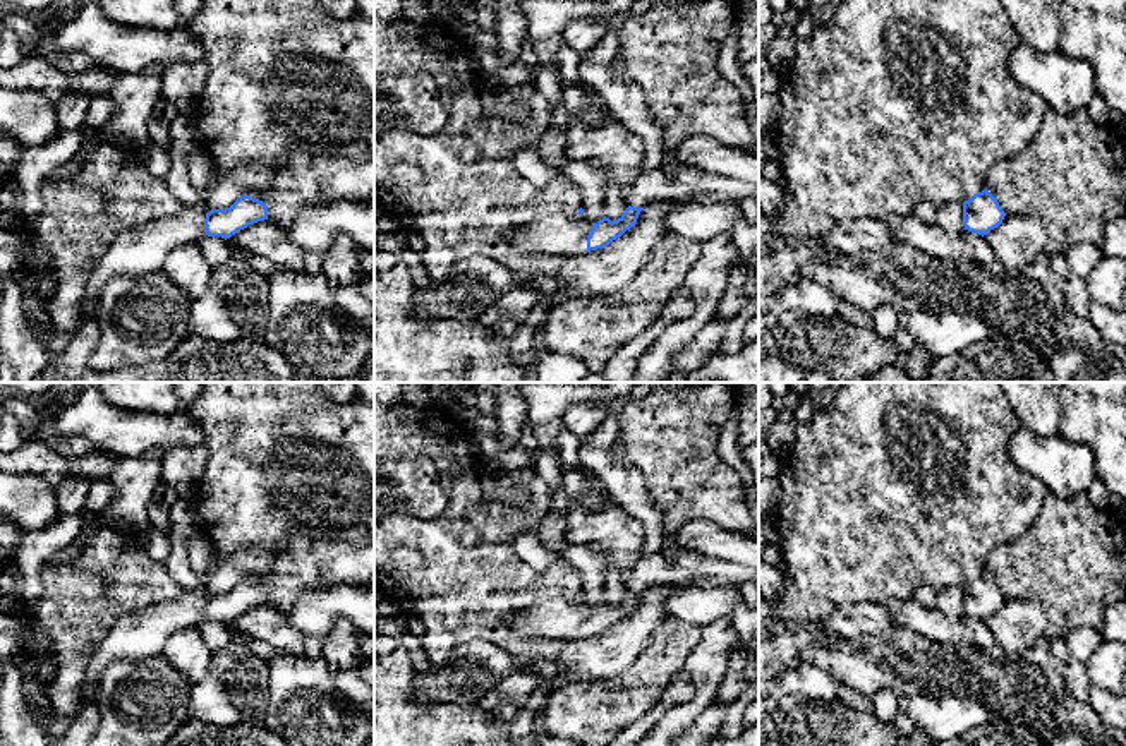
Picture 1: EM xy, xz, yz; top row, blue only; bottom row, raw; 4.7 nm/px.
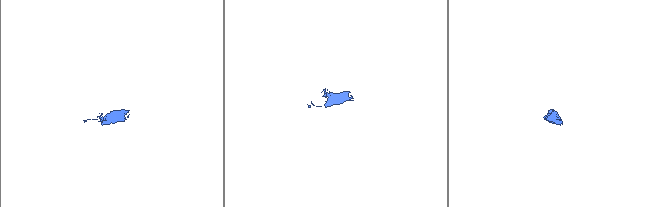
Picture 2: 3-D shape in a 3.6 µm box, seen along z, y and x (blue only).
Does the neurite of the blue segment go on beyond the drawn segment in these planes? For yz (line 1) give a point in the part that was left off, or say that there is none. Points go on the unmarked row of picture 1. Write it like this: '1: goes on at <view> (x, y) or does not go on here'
1: does not go on here

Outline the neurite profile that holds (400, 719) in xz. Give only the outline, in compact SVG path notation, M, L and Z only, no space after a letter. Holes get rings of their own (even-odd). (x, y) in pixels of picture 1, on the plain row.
M402 647L374 662L374 746L515 746L512 725L522 708L512 703L494 708L481 703L422 703L414 691L414 676L410 652Z

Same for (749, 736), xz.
M759 724L745 727L736 737L717 737L707 746L759 746Z

